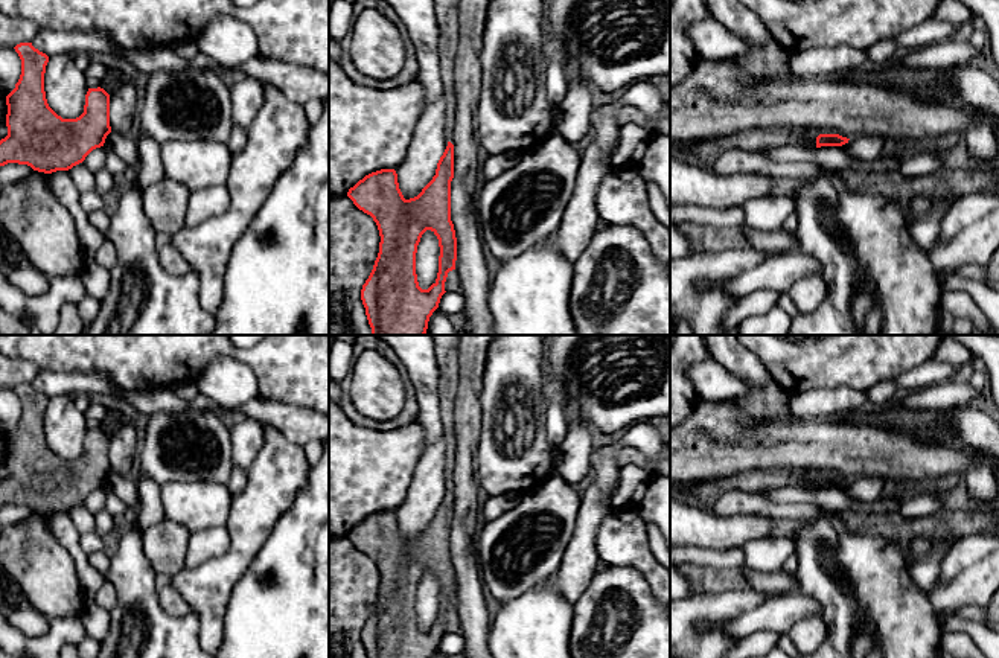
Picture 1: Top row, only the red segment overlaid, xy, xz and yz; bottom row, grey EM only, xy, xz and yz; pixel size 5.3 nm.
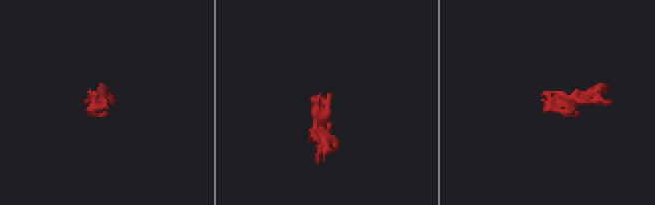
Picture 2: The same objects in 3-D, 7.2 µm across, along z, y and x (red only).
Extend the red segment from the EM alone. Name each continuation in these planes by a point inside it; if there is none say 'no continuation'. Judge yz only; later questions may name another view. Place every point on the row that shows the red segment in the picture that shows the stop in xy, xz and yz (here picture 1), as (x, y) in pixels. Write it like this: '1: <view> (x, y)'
1: yz (756, 139)

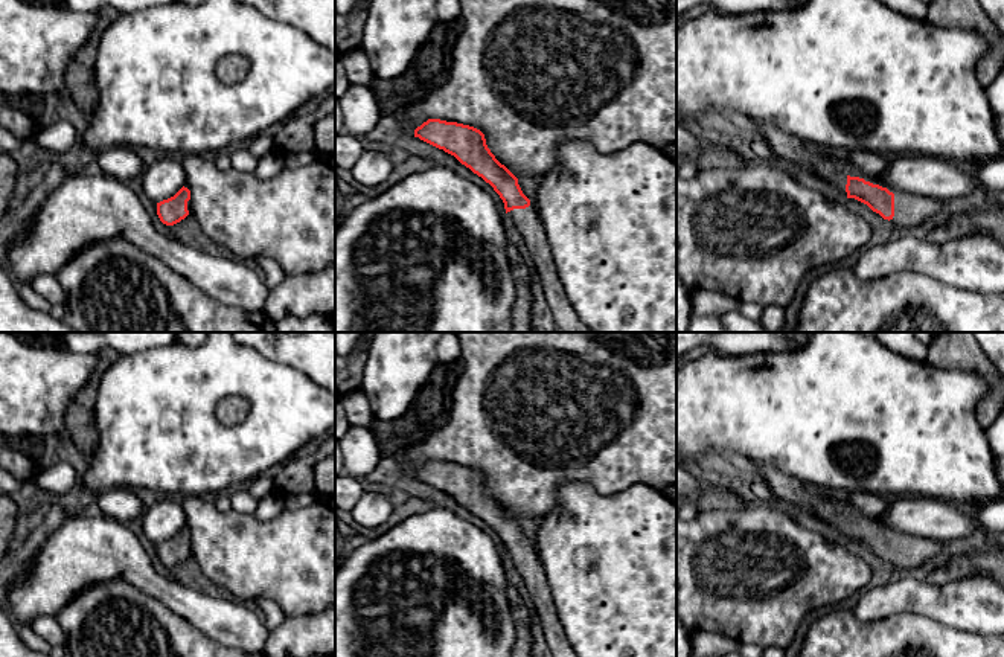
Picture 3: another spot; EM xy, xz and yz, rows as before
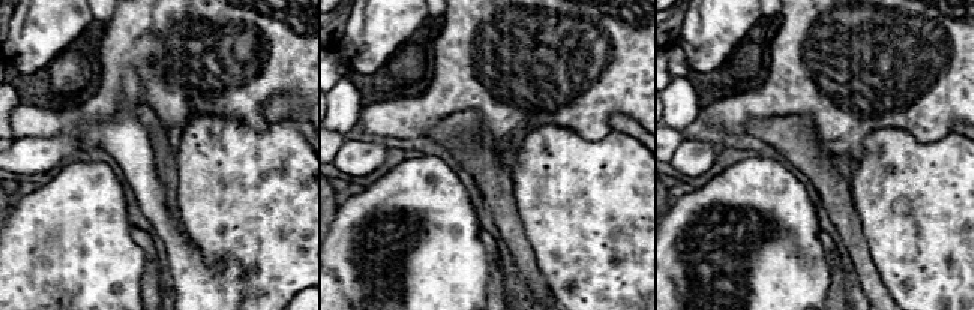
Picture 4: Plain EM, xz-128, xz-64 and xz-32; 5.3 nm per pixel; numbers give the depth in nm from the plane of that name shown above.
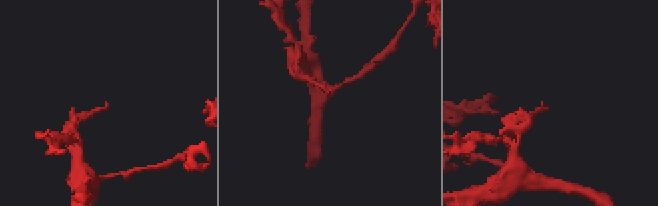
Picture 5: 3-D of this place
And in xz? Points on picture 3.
1: xz (527, 223)

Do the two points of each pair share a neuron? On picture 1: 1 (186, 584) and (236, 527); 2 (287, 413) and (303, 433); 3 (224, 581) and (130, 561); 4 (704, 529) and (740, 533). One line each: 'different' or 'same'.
1: same
2: same
3: different
4: same

